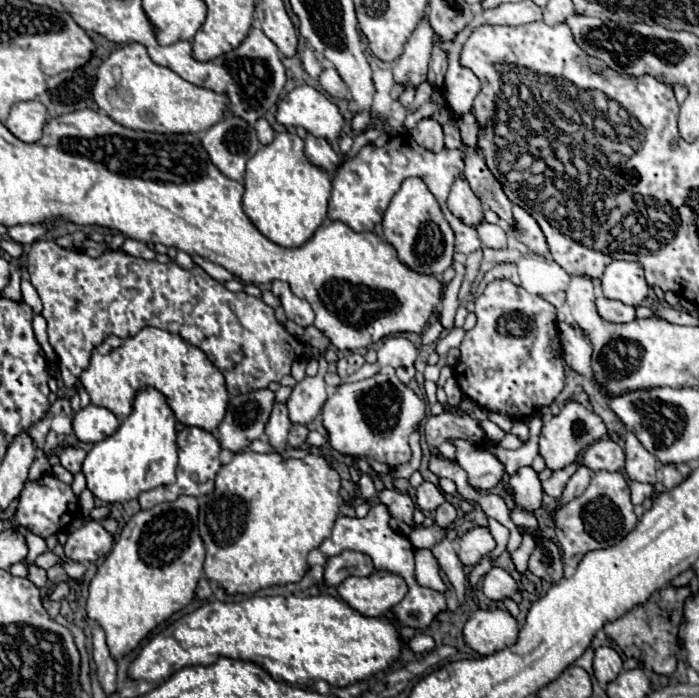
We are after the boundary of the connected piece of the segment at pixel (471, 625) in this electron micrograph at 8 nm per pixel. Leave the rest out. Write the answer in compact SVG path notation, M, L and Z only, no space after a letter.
M478 608L464 624L464 642L478 654L488 656L516 642L518 624L508 610Z

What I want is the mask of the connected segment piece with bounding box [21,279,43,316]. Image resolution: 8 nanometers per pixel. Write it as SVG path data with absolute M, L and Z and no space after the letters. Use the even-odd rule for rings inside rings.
M23 279L21 281L21 292L24 302L32 308L34 316L40 314L43 309L42 302L37 291L29 280Z

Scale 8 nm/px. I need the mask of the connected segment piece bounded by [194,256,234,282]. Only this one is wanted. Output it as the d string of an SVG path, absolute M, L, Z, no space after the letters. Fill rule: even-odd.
M196 256L194 258L214 280L218 280L218 282L226 282L226 280L232 280L234 276L232 276L232 272L228 272L224 266L220 266L220 264L214 264L214 262L210 262L210 260L204 260L204 258L200 258L200 256Z

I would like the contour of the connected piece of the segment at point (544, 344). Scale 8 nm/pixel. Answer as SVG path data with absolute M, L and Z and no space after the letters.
M492 280L486 290L476 298L476 326L466 332L460 344L460 364L456 366L456 380L460 390L490 412L508 414L522 420L528 414L550 406L564 388L562 344L556 326L556 308L540 296L528 294L524 288L508 280Z

